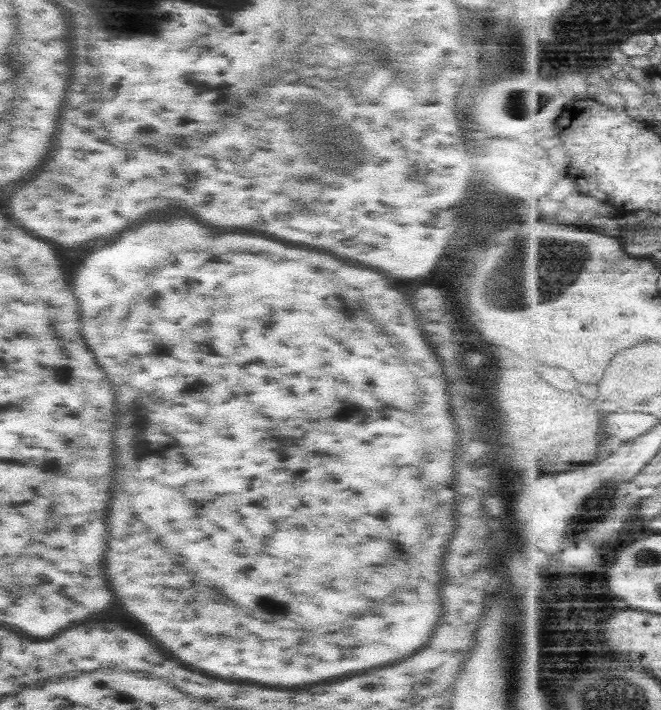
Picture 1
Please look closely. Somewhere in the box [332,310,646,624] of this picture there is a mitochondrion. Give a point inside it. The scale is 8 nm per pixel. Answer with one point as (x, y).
(603, 498)

